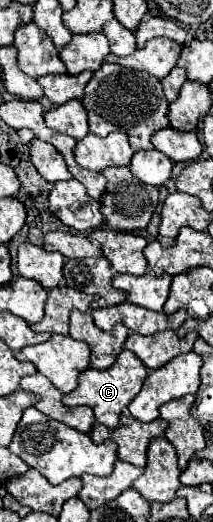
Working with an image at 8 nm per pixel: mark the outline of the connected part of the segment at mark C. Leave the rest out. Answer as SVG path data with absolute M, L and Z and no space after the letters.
M124 350L124 352L120 352L116 362L108 370L86 368L80 374L76 390L68 392L62 398L62 402L66 406L90 406L92 412L94 412L96 422L100 422L108 428L116 428L120 424L122 410L136 398L136 394L140 392L140 388L144 384L144 378L146 378L146 366L142 364L142 360L138 356L134 356L132 352Z

